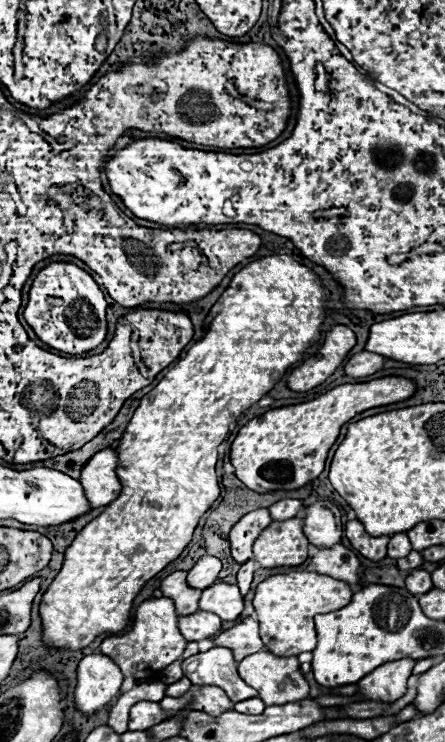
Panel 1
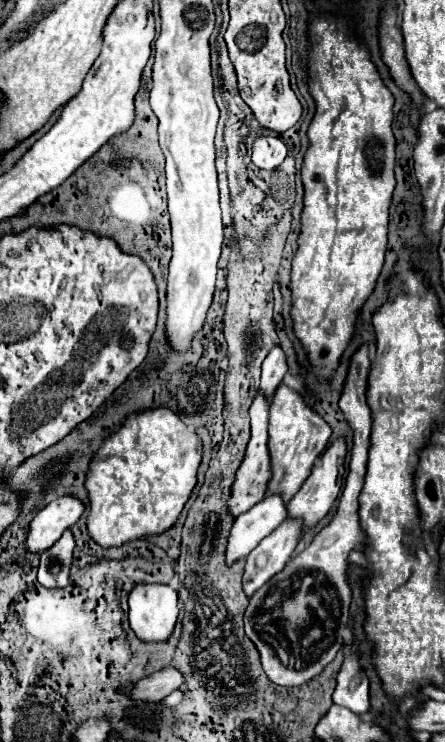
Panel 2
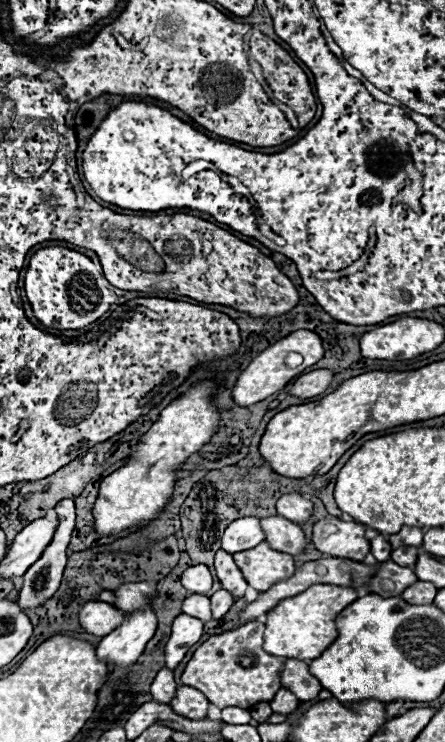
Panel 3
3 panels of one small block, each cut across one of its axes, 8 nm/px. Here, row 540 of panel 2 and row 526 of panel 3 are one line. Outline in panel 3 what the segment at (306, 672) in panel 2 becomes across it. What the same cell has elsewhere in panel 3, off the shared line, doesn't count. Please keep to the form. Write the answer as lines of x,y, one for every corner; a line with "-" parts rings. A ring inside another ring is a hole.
328,516
312,526
312,544
328,558
348,558
364,562
370,552
370,542
364,538
366,528
356,522
344,522

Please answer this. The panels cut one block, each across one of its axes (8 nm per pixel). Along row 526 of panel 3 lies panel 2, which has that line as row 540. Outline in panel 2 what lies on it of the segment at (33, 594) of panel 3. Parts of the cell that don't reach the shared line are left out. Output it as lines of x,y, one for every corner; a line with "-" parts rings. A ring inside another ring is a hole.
66,530
52,548
40,554
38,582
42,586
64,588
68,584
68,570
72,566
72,550
74,550
74,538
72,538
72,532

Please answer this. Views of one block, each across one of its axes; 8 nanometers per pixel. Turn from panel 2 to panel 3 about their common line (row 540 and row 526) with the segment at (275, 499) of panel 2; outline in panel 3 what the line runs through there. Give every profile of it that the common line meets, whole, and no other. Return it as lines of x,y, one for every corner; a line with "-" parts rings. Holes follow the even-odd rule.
240,518
236,522
232,522
222,536
220,548
228,554
236,554
236,552
244,552
250,550
252,546
258,546
262,542
262,528
260,528
260,520
258,518

